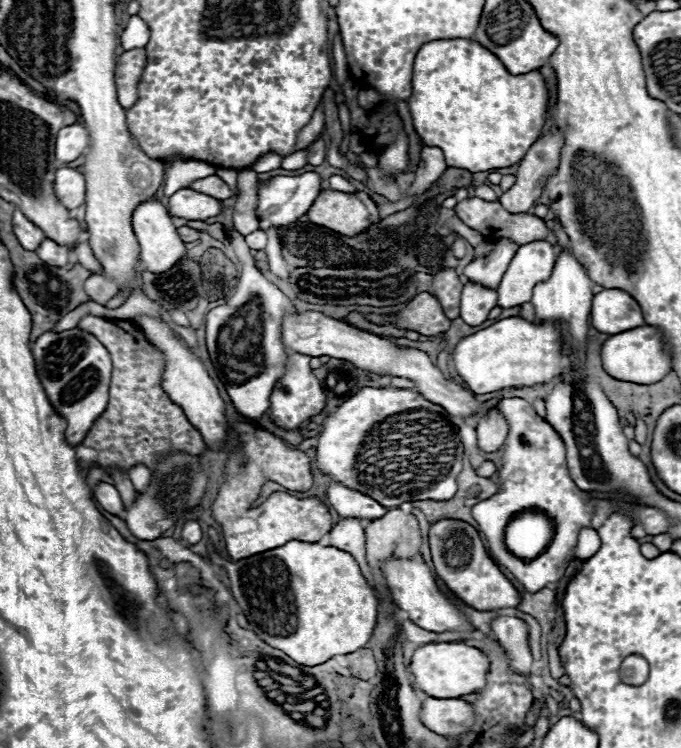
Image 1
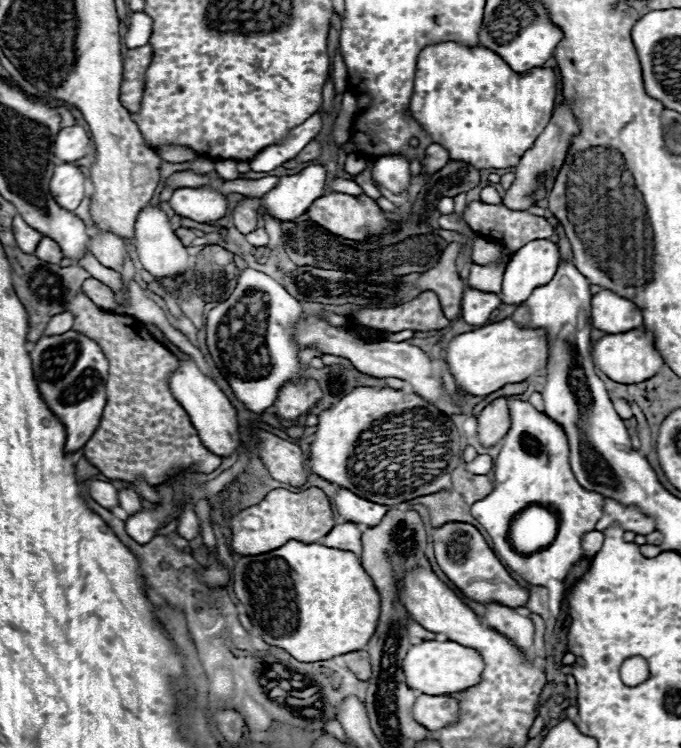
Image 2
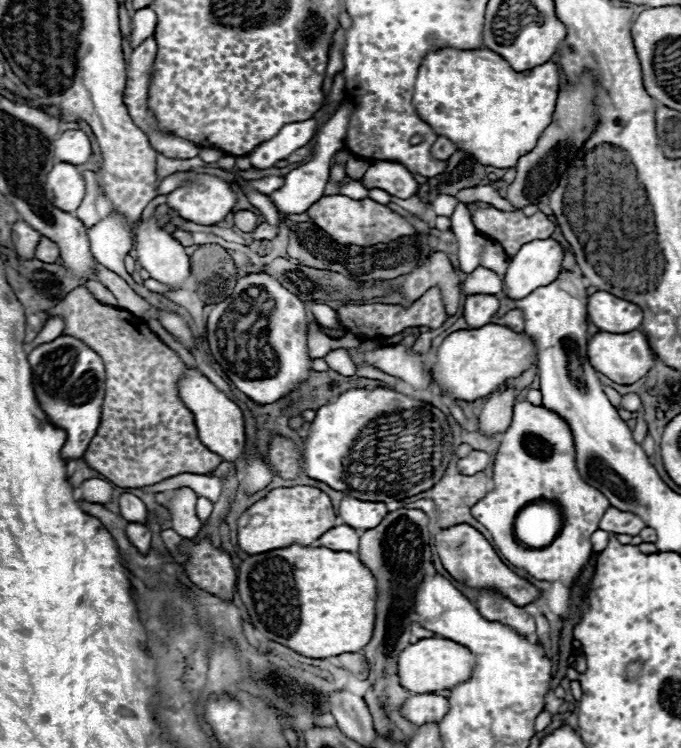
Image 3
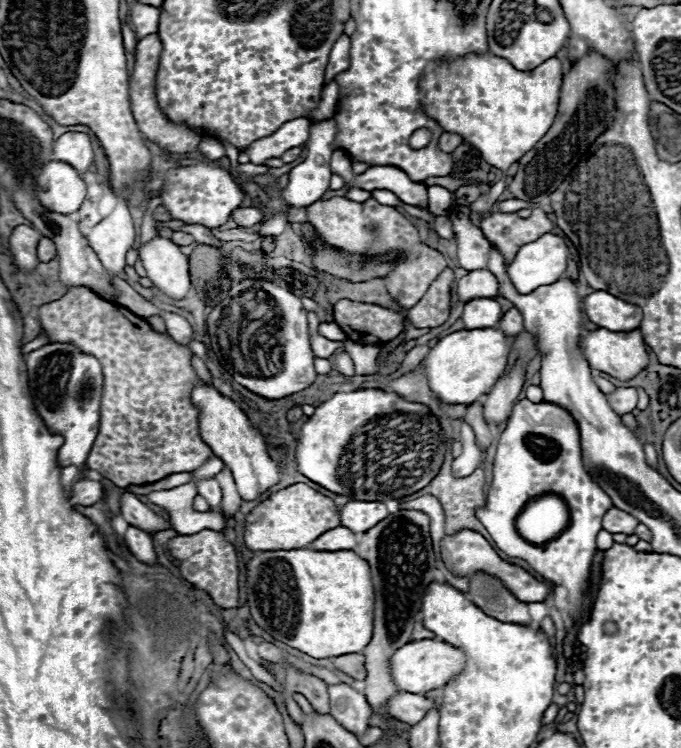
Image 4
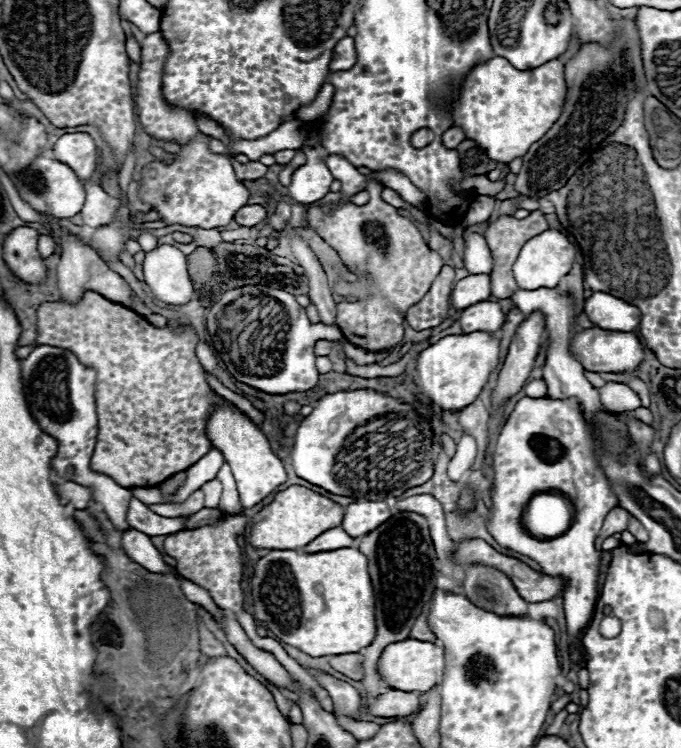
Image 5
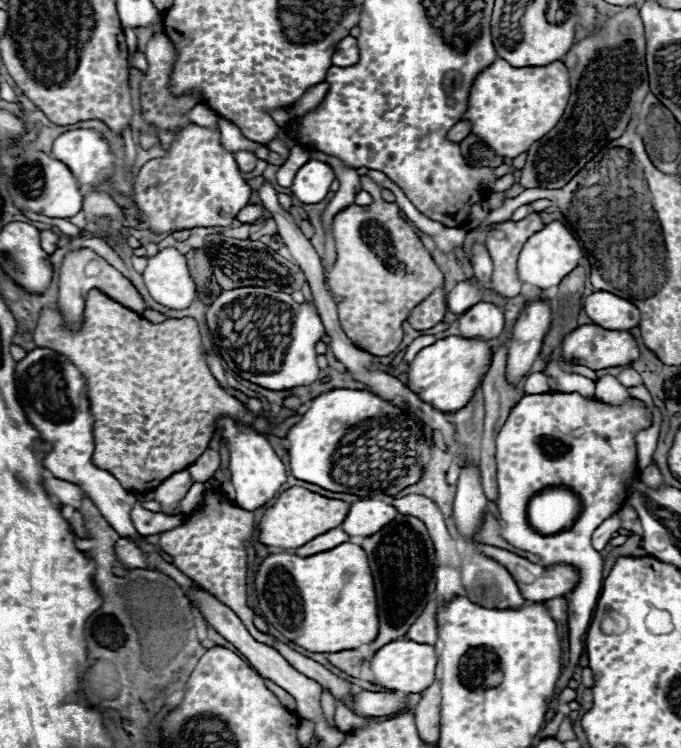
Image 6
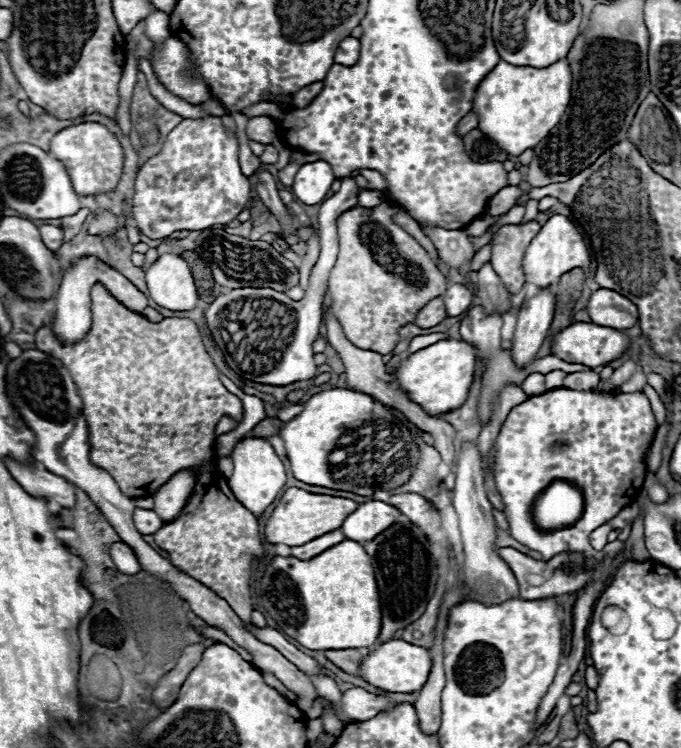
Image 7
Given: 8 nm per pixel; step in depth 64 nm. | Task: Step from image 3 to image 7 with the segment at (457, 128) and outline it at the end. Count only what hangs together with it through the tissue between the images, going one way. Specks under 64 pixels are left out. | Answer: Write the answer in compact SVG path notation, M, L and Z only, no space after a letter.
M500 60L478 84L472 112L478 116L478 130L486 134L490 140L494 140L500 150L504 150L508 156L520 156L524 150L534 148L548 132L560 122L562 114L566 112L570 104L570 86L572 86L572 74L566 60L558 60L546 68L532 68L532 66L512 66L504 60Z

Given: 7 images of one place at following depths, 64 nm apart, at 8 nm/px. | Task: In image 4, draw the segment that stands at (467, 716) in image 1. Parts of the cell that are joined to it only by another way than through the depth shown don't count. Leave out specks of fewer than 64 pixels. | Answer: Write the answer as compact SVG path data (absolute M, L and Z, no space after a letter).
M400 692L400 696L394 696L392 700L388 700L388 712L392 712L392 716L396 716L398 720L406 722L406 724L418 724L428 710L432 708L440 708L442 702L436 698L428 698L422 694L410 694L410 692Z

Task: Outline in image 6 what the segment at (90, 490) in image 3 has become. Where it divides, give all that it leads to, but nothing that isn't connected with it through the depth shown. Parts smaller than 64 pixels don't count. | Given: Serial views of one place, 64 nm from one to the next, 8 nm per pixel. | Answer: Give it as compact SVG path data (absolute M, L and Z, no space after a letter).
M50 476L44 480L44 486L60 504L70 504L74 508L80 508L82 498L86 496L76 484L66 482L66 480L58 480L58 478L50 478Z

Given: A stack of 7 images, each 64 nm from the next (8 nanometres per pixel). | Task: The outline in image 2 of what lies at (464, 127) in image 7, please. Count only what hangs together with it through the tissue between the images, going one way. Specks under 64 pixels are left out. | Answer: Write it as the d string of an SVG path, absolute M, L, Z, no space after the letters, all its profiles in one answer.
M430 144L424 152L422 162L424 162L422 164L422 174L432 176L434 172L438 172L440 168L444 168L448 164L448 152L440 144Z

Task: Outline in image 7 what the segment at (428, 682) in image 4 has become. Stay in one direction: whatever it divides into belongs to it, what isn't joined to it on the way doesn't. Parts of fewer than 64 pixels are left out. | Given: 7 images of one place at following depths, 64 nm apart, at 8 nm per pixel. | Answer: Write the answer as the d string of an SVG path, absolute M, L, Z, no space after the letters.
M390 640L386 644L380 644L380 648L374 654L366 656L360 662L362 678L366 682L370 682L372 686L382 688L386 692L402 692L402 694L418 692L426 684L426 680L430 676L430 668L432 668L430 650L422 648L422 646L414 646L404 640Z

